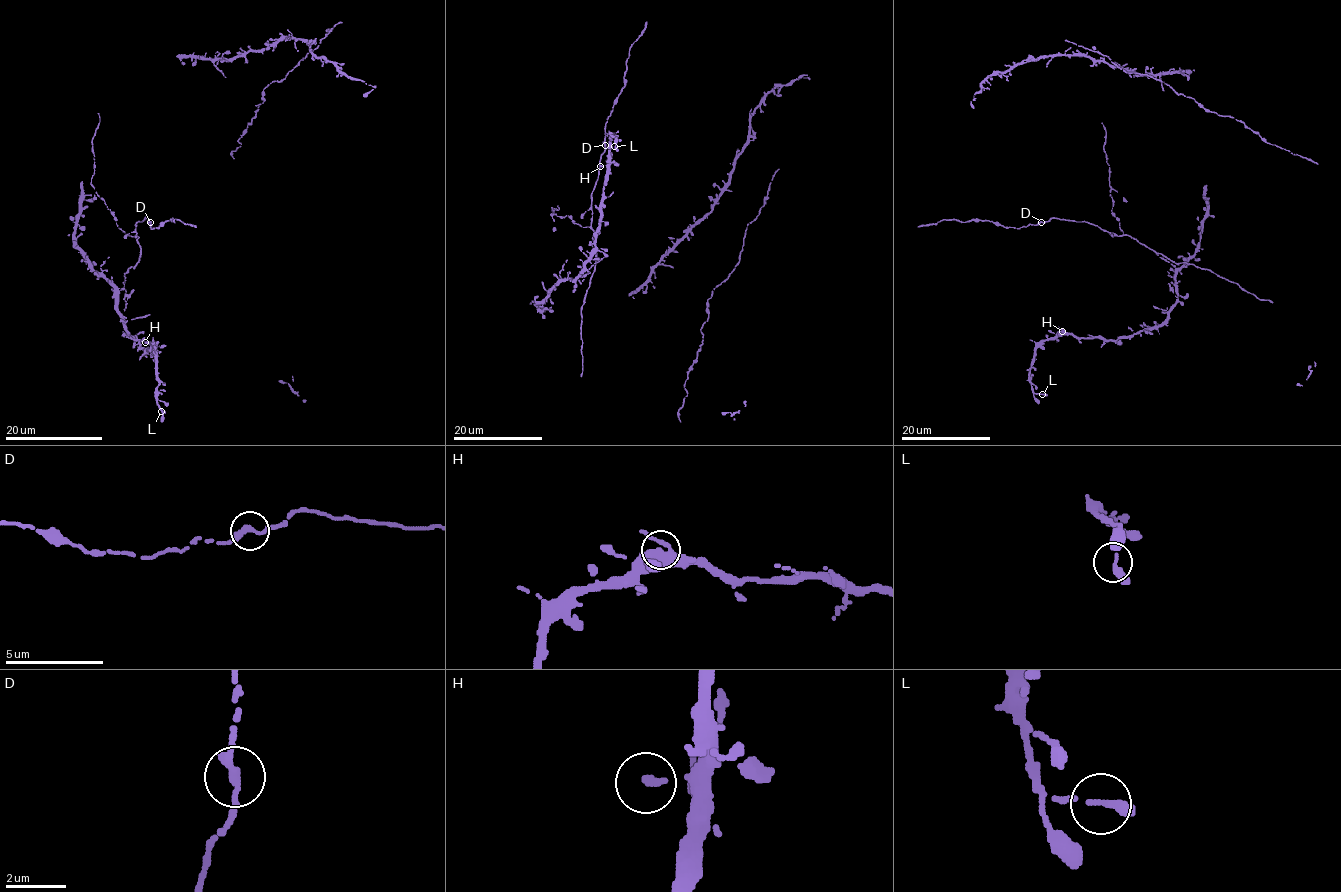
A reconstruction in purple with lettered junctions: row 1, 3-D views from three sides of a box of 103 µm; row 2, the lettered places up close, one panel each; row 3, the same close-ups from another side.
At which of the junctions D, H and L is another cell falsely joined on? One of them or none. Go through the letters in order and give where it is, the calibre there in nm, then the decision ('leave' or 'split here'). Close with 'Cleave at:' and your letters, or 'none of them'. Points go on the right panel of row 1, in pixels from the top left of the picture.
D: (1041, 222) | 280 nm | leave
H: (1062, 331) | 260 nm | leave
L: (1042, 394) | 240 nm | leave
Cleave at: none of them

